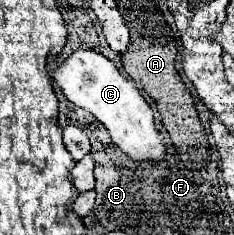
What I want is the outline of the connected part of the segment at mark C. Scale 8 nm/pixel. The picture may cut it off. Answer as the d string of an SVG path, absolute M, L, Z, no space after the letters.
M78 49L74 51L66 61L58 63L54 67L52 79L58 83L66 99L74 103L76 107L92 111L92 115L106 127L106 125L116 125L120 119L120 133L124 133L124 145L118 145L130 159L134 161L164 161L166 149L160 133L154 127L154 111L138 91L138 87L128 81L118 67L108 61L102 53L94 53L92 49Z

